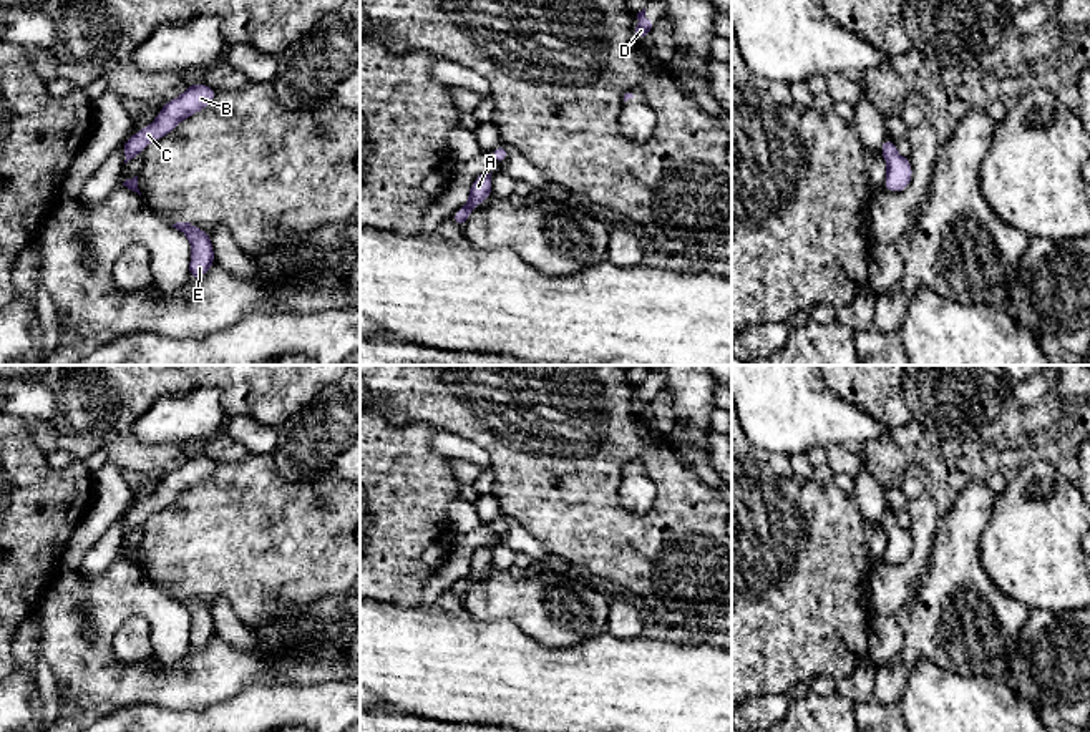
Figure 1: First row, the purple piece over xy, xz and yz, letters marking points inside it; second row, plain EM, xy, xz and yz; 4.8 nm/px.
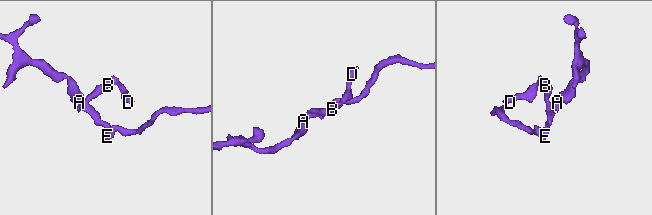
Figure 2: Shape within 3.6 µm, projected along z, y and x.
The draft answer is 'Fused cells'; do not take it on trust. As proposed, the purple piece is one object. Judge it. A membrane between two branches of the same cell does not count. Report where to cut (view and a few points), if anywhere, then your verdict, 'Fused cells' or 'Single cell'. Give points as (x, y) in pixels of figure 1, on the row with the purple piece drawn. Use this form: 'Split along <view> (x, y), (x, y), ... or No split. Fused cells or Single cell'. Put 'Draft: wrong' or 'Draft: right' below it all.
No split. Single cell
Draft: wrong

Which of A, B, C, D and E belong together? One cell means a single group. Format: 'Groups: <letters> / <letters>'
Groups: A B C D E

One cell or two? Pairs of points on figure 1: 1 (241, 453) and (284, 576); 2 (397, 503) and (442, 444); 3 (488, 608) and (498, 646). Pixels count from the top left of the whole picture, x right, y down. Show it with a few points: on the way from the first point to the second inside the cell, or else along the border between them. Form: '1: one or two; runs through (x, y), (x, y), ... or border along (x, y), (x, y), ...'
1: two; border along (249, 453), (243, 460), (219, 463)
2: two; border along (435, 432), (430, 447), (448, 458)
3: two; border along (470, 616), (478, 619), (510, 619), (528, 636)

